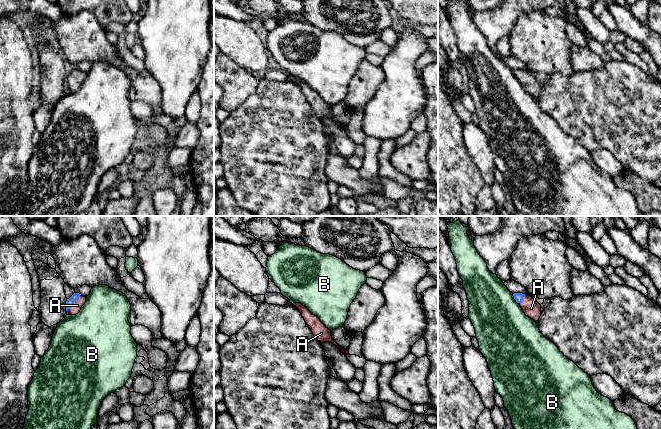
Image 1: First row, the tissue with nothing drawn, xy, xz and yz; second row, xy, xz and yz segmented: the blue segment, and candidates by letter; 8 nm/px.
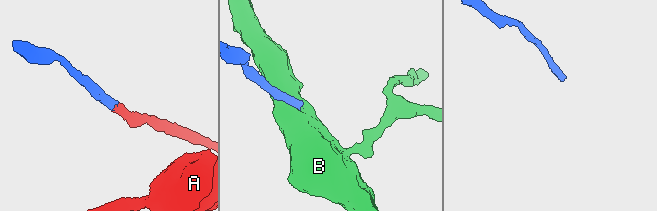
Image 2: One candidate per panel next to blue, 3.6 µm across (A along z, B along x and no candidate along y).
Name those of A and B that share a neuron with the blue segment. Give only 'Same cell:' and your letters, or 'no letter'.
Same cell: A

